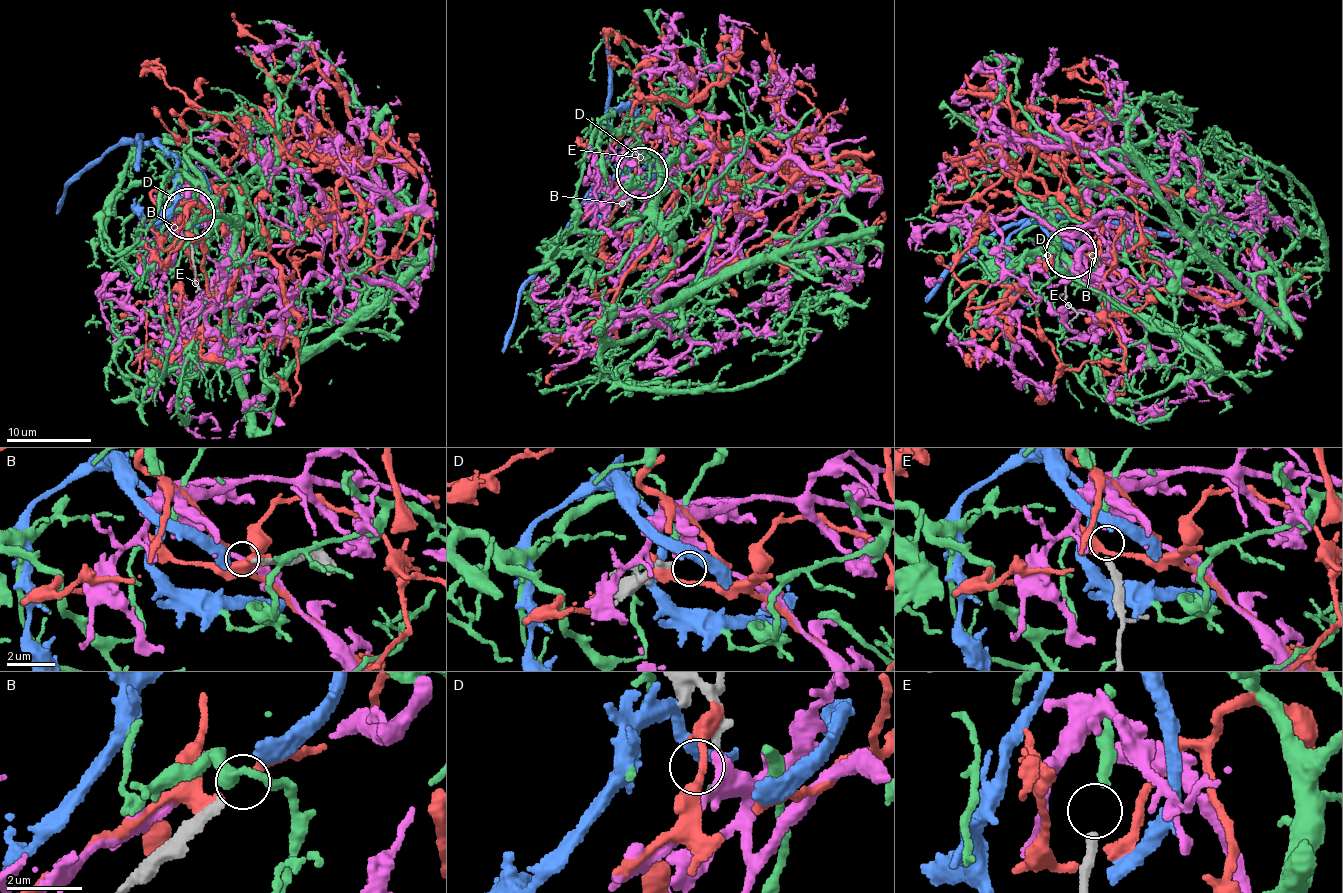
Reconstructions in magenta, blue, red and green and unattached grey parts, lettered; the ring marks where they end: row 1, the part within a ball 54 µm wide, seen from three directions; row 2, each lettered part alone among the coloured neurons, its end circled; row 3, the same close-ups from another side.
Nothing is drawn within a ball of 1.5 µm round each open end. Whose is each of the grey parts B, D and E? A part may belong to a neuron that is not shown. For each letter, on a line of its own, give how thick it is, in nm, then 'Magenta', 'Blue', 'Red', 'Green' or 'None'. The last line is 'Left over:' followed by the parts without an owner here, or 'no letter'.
B: Thickness 240 nm. None
D: Thickness 240 nm. Magenta
E: Thickness 280 nm. Green
Left over: B

